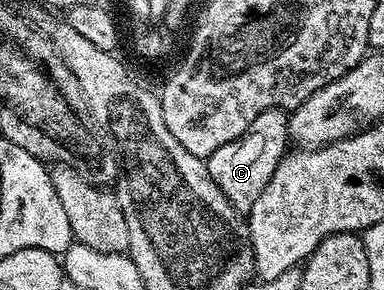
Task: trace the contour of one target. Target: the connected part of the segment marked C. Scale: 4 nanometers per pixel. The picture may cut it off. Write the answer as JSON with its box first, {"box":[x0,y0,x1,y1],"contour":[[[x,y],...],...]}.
{"box":[205,109,290,214],"contour":[[[287,109],[264,110],[260,118],[256,118],[256,122],[248,126],[243,136],[228,142],[228,146],[220,146],[220,150],[205,157],[206,169],[208,174],[212,174],[212,182],[220,186],[220,190],[226,195],[228,202],[232,202],[234,209],[249,214],[256,198],[260,198],[264,186],[268,186],[276,166],[280,166],[290,143],[290,118]]]}

